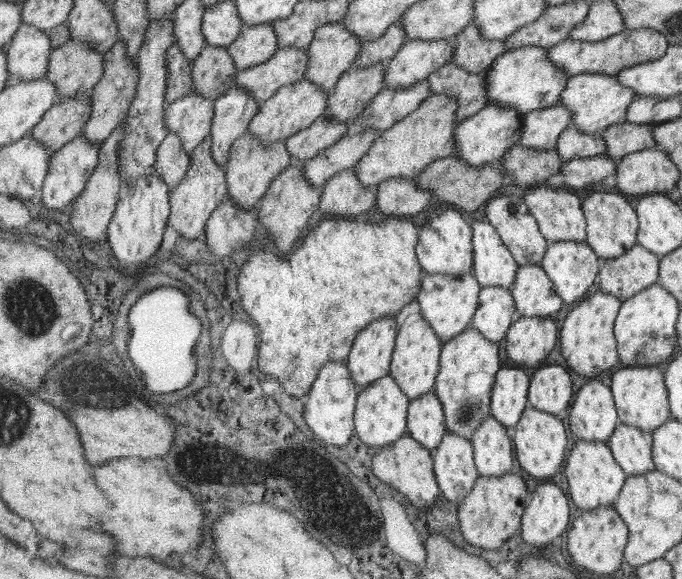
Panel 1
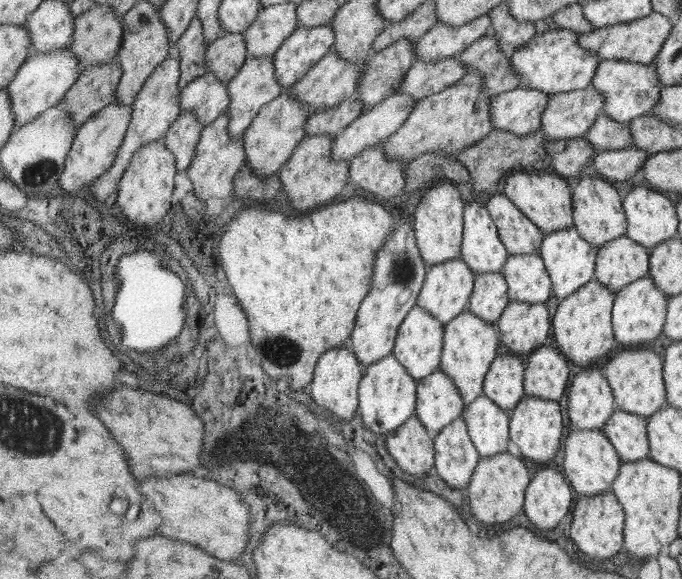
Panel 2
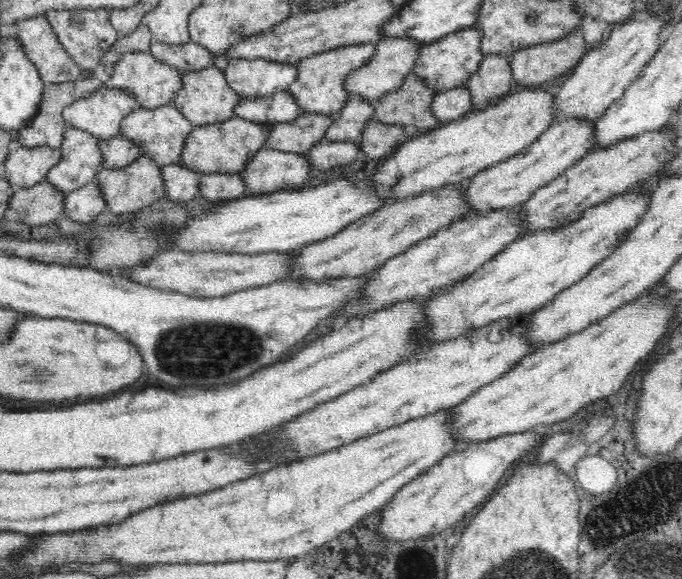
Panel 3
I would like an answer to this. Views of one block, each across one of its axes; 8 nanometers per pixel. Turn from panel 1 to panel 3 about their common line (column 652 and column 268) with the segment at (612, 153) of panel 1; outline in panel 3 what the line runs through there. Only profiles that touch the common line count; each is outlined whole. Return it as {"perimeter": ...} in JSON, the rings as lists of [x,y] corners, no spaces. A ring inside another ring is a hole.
{"perimeter":[[[304,113],[296,120],[268,125],[265,148],[277,151],[305,154],[326,136],[328,126],[336,117]]]}

